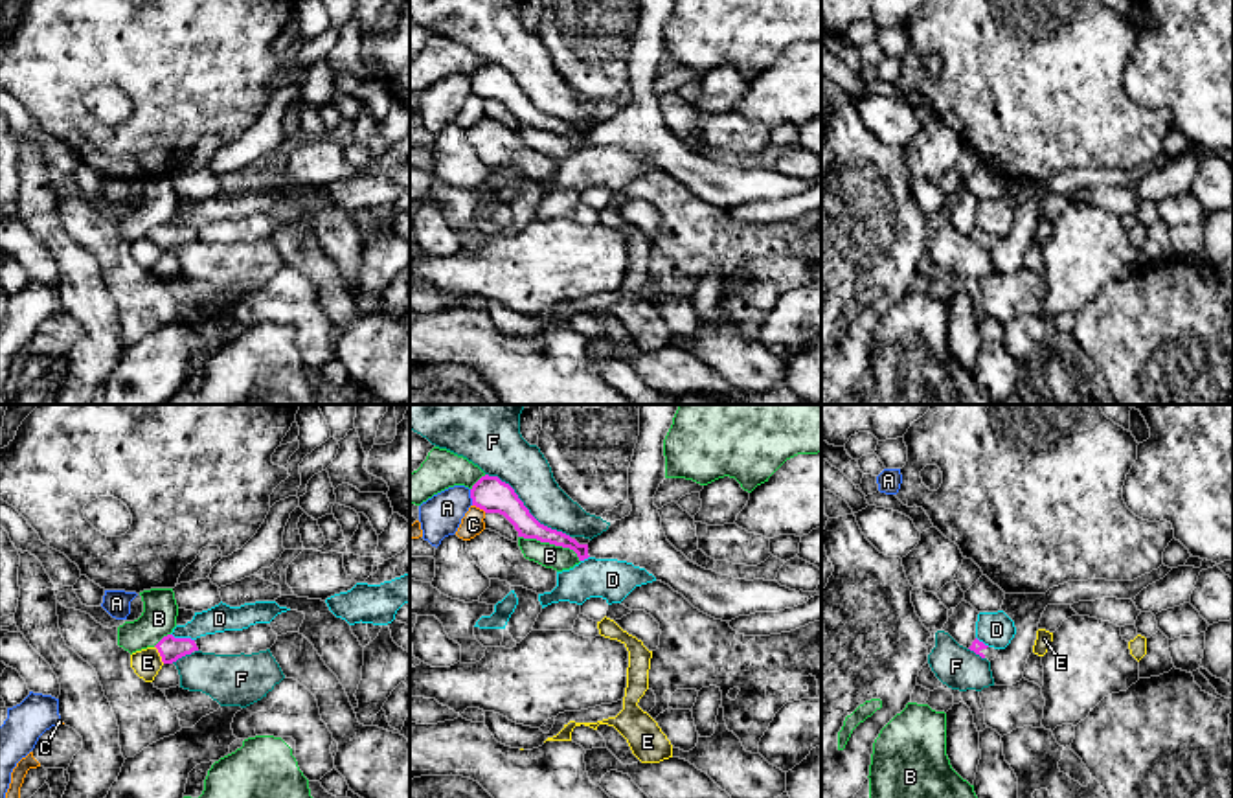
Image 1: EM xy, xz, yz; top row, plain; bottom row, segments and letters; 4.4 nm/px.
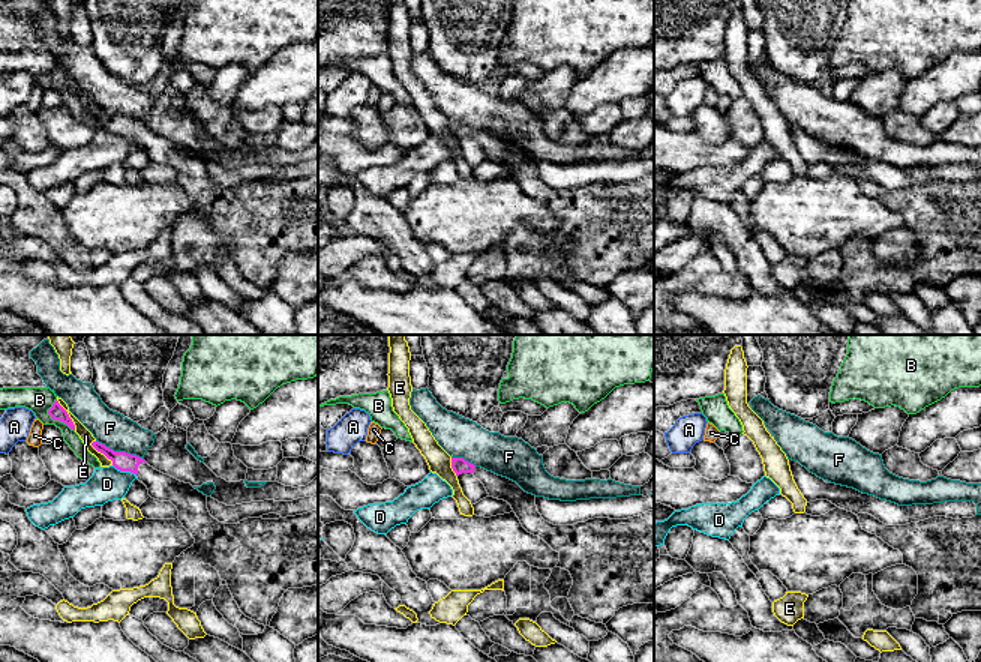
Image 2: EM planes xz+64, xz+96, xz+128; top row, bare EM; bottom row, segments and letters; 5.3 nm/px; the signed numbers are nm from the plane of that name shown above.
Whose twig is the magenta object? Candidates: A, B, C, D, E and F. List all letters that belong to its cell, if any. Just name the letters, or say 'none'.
none

